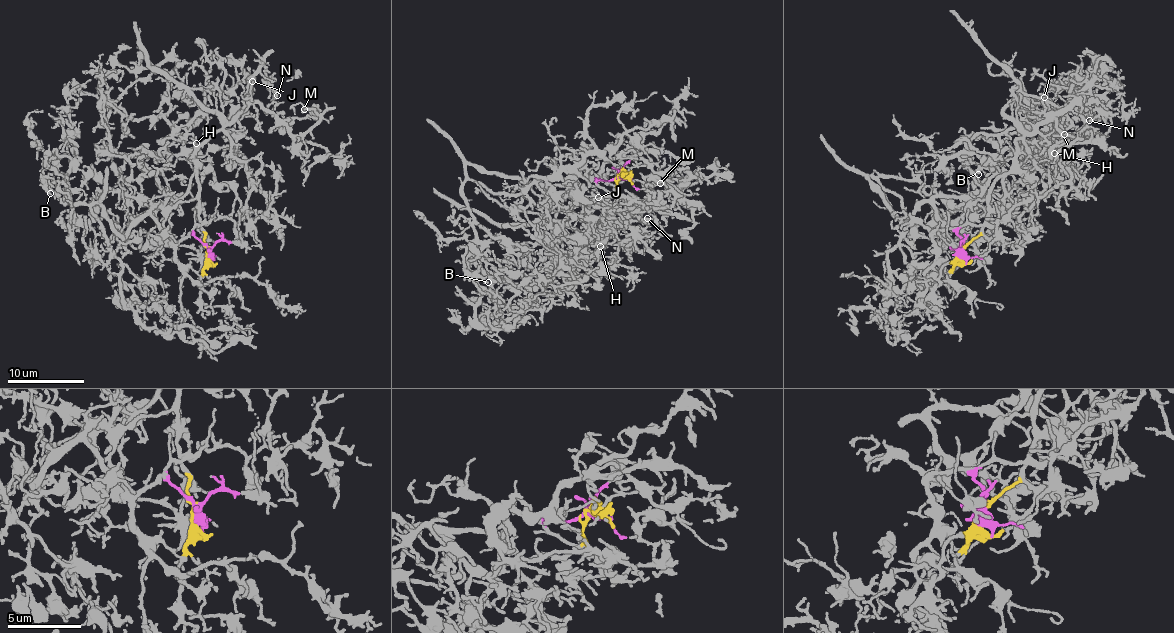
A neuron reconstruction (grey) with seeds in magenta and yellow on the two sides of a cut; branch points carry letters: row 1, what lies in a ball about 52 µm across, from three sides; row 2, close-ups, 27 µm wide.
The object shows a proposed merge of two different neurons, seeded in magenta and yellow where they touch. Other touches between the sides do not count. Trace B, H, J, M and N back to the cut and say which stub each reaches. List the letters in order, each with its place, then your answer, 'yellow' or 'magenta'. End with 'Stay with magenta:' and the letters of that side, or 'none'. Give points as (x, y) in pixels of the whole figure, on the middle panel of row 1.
B: place (488, 282); magenta
H: place (600, 246); yellow
J: place (598, 197); yellow
M: place (660, 183); yellow
N: place (647, 218); yellow
Stay with magenta: B

